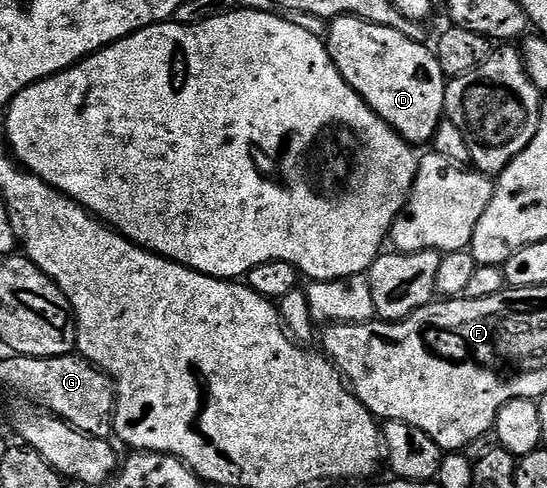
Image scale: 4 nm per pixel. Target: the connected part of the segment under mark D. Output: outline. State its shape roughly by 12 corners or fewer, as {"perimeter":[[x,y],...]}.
{"perimeter":[[356,16],[327,45],[351,89],[432,143],[447,79],[432,49]]}

